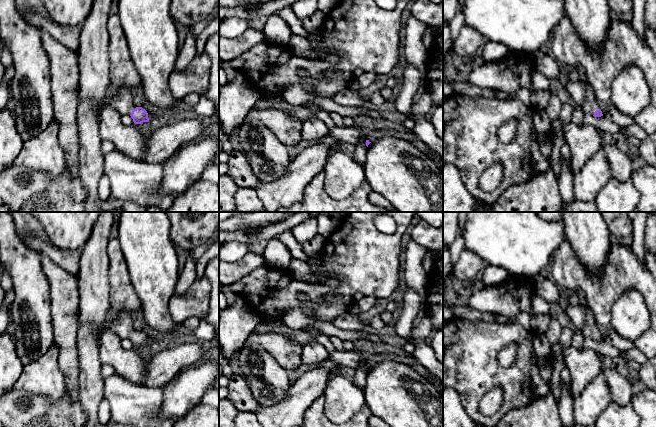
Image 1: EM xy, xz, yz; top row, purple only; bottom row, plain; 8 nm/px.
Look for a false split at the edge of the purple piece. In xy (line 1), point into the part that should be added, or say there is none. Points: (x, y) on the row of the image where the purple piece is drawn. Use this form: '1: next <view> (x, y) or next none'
1: next xy (122, 102)

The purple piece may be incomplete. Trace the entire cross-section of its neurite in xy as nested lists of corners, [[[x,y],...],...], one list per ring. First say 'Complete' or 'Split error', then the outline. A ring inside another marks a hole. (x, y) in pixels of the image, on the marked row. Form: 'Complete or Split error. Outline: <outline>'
Split error. Outline: [[[121,88],[118,93],[112,97],[108,105],[121,115],[130,115],[135,124],[149,122],[147,111],[142,107],[136,107],[134,105],[133,95],[134,93],[129,88]]]

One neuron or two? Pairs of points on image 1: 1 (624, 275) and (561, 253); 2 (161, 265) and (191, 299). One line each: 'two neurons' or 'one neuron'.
1: one neuron
2: two neurons

